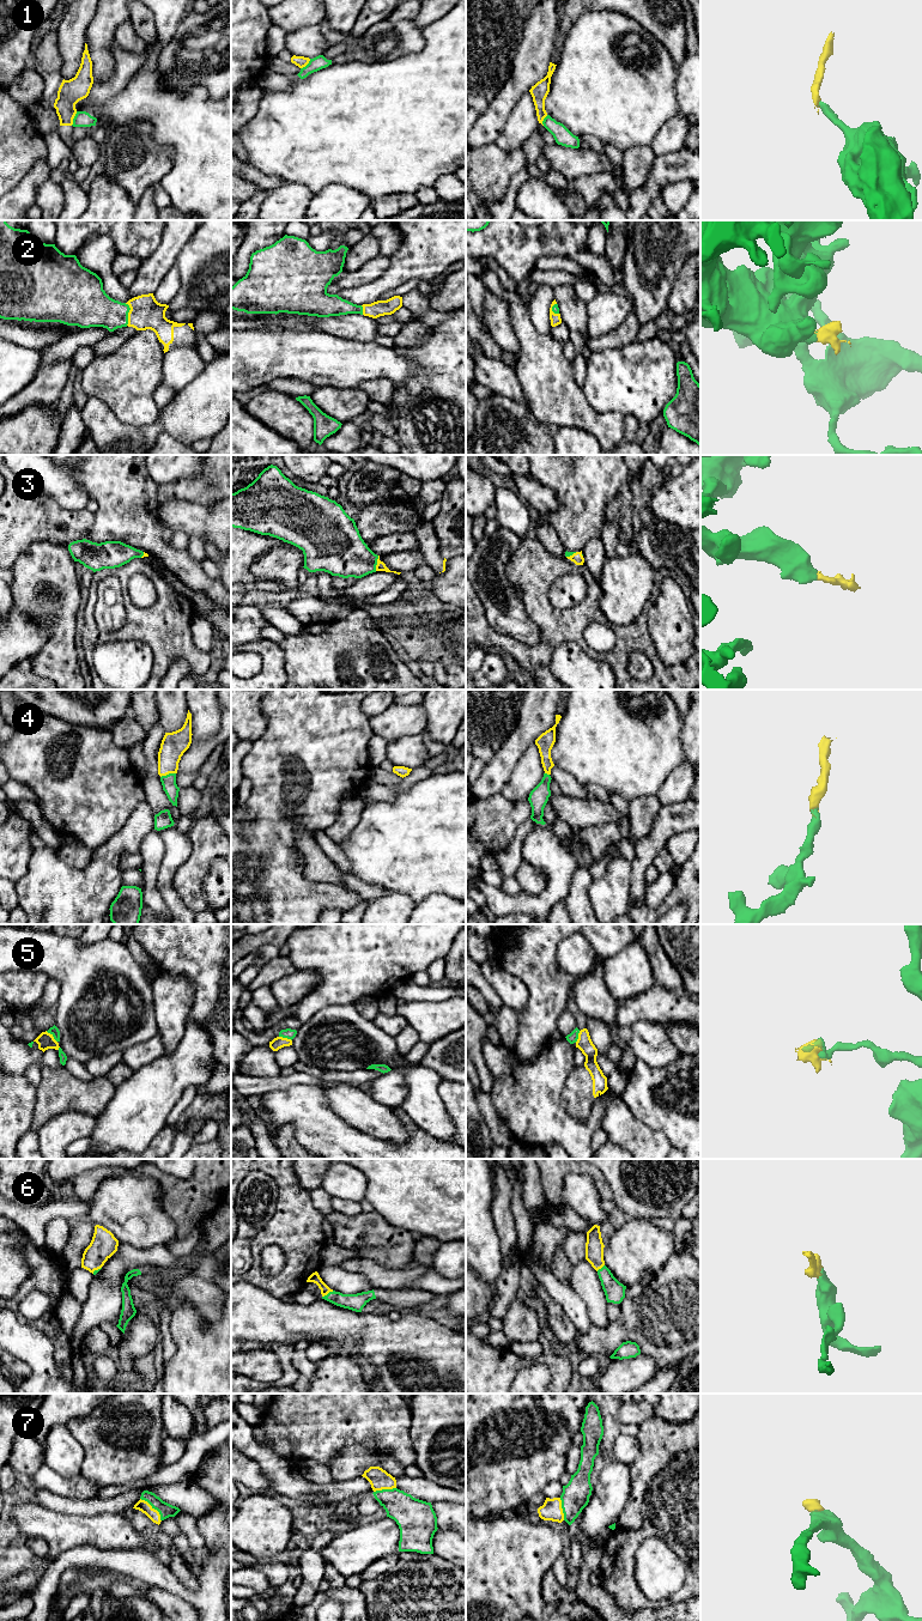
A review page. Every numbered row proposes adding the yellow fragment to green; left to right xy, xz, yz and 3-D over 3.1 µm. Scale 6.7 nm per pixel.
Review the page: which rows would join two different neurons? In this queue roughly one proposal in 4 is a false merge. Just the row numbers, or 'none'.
1, 5

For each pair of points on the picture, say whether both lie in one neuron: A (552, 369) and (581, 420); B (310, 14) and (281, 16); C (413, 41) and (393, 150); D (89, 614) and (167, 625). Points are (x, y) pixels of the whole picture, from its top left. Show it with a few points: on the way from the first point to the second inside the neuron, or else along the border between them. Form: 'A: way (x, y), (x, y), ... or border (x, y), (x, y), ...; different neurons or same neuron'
A: way (552, 382), (552, 390), (569, 407); same neuron
B: way (303, 14), (289, 14); same neuron
C: border (422, 29), (424, 46), (419, 50), (384, 62); different neurons
D: way (102, 635), (121, 635), (139, 625), (145, 625); same neuron

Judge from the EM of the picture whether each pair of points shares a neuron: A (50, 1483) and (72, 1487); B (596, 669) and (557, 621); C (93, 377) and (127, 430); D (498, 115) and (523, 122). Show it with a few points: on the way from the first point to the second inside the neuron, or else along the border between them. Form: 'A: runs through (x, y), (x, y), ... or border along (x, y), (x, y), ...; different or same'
A: runs through (55, 1483), (67, 1487); same
B: border along (551, 655), (560, 643), (576, 642), (594, 659); different
C: border along (103, 402), (120, 420), (139, 429); different
D: border along (523, 95), (514, 107), (503, 131), (495, 141); different

